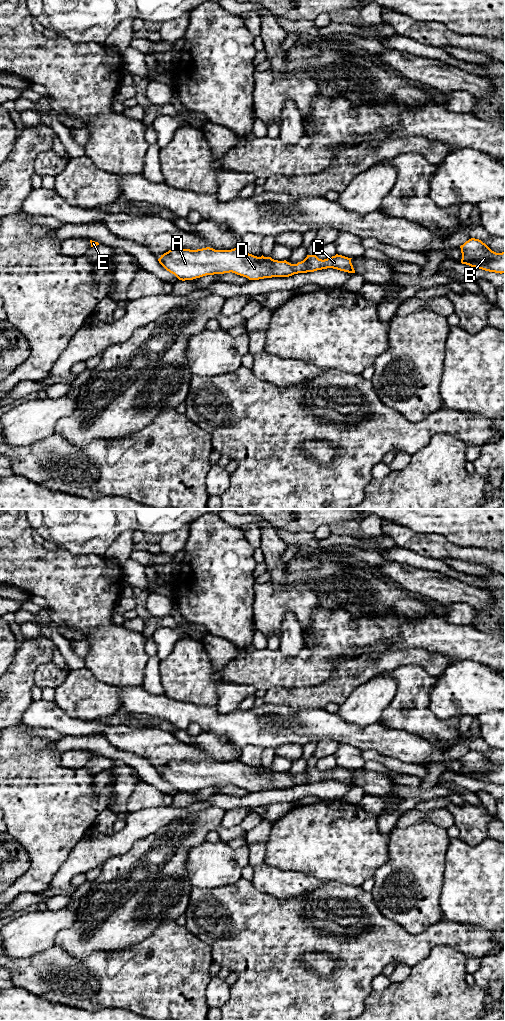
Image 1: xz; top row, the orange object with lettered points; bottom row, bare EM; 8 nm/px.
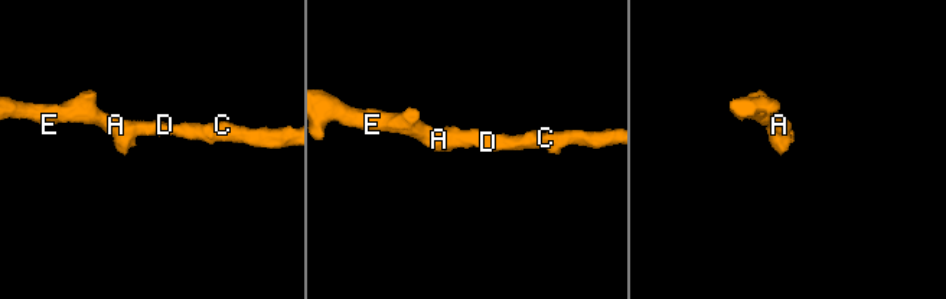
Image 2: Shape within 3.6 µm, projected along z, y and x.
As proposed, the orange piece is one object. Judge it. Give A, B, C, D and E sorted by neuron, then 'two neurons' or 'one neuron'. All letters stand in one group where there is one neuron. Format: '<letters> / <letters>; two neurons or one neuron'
A B C D E; one neuron

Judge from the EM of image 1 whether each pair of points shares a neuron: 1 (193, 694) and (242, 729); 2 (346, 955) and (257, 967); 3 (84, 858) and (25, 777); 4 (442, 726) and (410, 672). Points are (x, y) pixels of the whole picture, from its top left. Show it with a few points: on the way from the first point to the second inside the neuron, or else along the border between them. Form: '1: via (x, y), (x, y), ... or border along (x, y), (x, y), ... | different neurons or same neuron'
1: border along (186, 702), (215, 705) | different neurons
2: via (324, 944), (279, 945) | same neuron
3: border along (91, 828), (73, 848), (62, 865) | different neurons
4: via (427, 717), (415, 704), (413, 687) | same neuron

